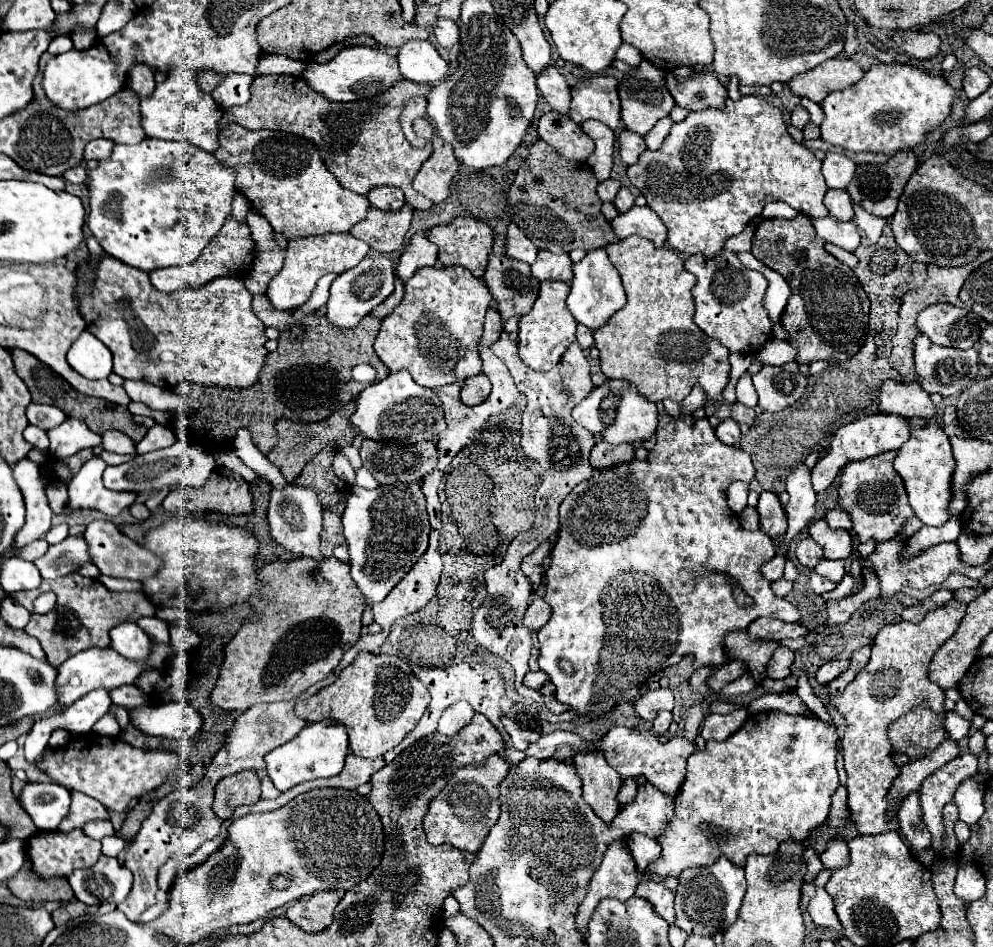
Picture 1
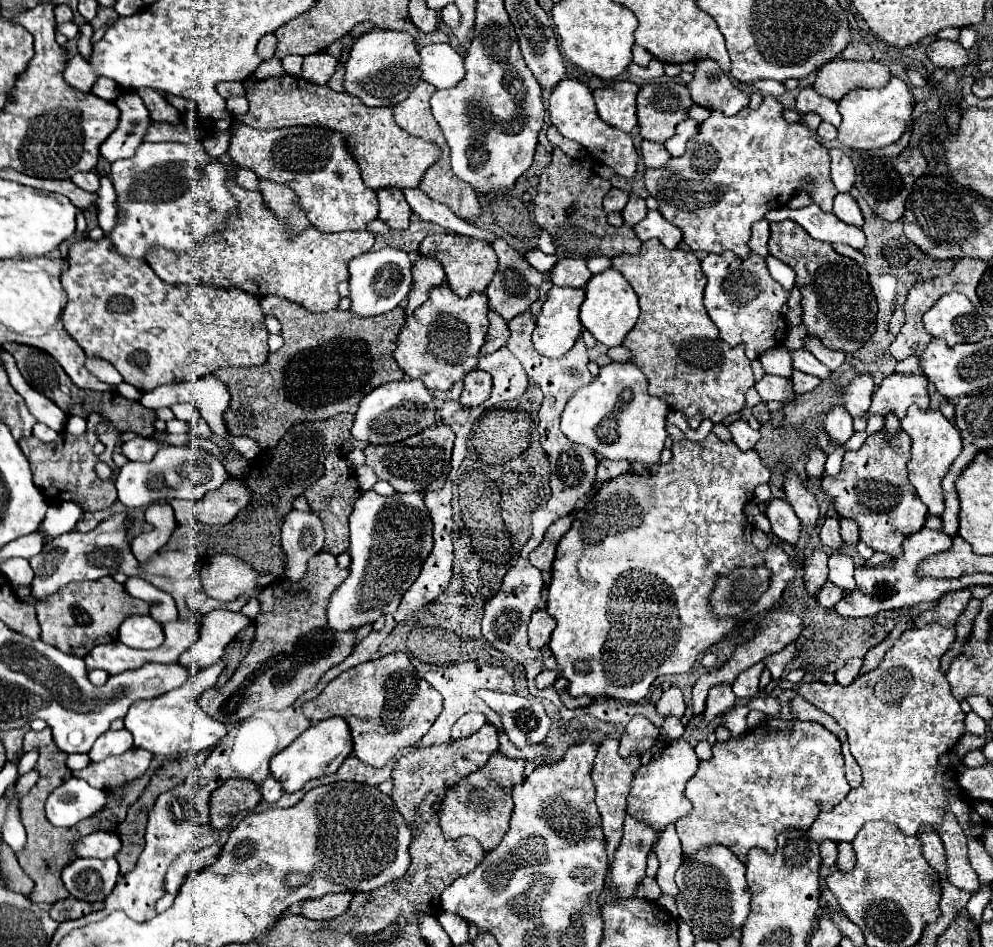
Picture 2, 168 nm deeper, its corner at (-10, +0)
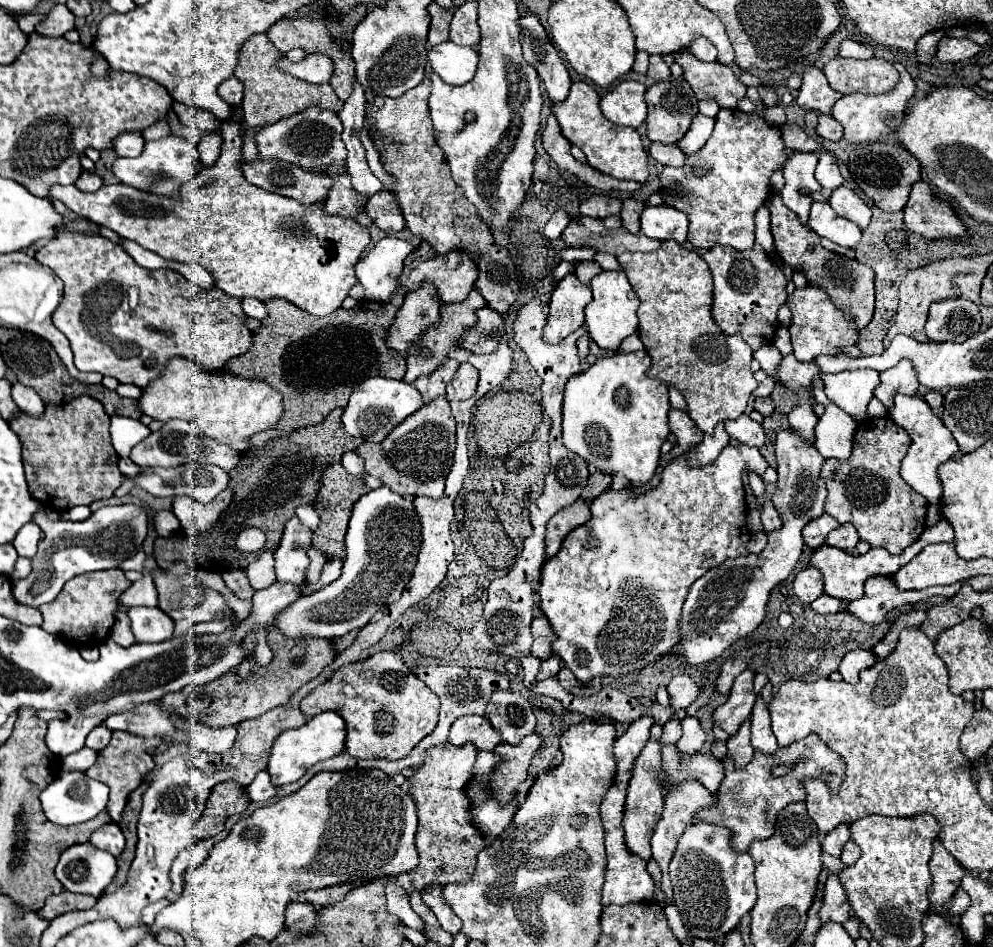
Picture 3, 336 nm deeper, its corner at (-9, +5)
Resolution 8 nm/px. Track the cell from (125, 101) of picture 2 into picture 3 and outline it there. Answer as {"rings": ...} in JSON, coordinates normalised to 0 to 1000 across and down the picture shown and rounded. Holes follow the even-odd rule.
{"rings":[[[130,139],[130,141],[122,141],[116,148],[116,161],[118,165],[140,165],[144,158],[146,148],[142,146],[140,139]]]}

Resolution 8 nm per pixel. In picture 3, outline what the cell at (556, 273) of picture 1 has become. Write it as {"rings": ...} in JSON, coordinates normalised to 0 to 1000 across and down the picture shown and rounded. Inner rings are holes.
{"rings":[[[581,277],[581,283],[579,283],[579,291],[587,298],[587,300],[593,300],[597,291],[601,291],[605,285],[605,281],[601,277]]]}

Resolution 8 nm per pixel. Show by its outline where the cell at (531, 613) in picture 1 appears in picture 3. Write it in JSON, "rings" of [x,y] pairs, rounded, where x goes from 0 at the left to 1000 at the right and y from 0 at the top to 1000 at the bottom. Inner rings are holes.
{"rings":[[[549,650],[537,655],[535,669],[537,669],[535,691],[541,693],[543,697],[551,697],[555,693],[555,678],[559,676],[559,667],[555,665],[555,659],[551,657]]]}

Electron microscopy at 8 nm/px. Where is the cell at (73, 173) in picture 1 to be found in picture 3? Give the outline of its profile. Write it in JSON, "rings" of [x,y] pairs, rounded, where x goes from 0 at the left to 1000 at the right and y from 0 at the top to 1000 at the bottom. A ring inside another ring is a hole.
{"rings":[[[84,182],[80,186],[80,190],[76,192],[76,196],[82,201],[82,203],[98,203],[102,196],[104,196],[104,188],[94,184],[94,182]]]}

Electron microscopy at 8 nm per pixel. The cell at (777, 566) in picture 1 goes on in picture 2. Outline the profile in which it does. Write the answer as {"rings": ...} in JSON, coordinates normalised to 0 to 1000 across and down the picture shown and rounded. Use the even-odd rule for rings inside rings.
{"rings":[[[777,527],[771,537],[771,546],[775,548],[777,563],[788,571],[804,571],[806,550],[792,527]]]}

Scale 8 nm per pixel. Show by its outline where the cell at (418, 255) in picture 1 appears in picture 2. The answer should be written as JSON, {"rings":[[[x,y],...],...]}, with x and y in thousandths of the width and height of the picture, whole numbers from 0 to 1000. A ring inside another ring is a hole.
{"rings":[[[421,271],[415,280],[415,303],[411,309],[409,333],[415,333],[431,316],[431,305],[435,301],[443,301],[445,297],[445,280],[441,280],[437,271]]]}

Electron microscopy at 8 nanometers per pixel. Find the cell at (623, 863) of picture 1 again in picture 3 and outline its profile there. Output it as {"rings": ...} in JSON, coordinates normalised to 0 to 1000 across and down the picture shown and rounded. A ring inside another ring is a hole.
{"rings":[[[654,781],[650,786],[650,790],[646,792],[644,800],[639,803],[637,809],[637,819],[633,824],[633,832],[631,832],[631,849],[629,849],[629,862],[627,862],[627,874],[629,874],[629,889],[631,895],[646,904],[648,908],[656,908],[656,883],[658,876],[662,872],[662,868],[666,866],[666,857],[668,857],[668,828],[666,828],[666,790],[668,786],[664,781]]]}

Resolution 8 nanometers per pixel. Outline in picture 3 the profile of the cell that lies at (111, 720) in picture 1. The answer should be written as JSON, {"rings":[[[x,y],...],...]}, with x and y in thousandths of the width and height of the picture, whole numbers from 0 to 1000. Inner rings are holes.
{"rings":[[[101,766],[94,770],[87,779],[86,788],[102,793],[109,787],[113,772]]]}

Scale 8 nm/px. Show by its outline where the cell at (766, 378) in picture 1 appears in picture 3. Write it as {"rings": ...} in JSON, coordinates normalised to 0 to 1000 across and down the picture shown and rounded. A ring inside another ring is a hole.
{"rings":[[[764,391],[758,397],[764,403],[764,408],[758,412],[758,418],[774,418],[778,414],[778,410],[780,410],[780,401],[776,397],[772,397],[770,391]]]}

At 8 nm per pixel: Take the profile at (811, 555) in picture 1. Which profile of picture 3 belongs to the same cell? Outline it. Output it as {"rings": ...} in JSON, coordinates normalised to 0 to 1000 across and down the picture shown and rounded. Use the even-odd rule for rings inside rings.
{"rings":[[[811,600],[803,606],[799,615],[799,625],[809,638],[817,638],[821,631],[829,627],[829,608],[827,604],[821,604],[821,600]]]}

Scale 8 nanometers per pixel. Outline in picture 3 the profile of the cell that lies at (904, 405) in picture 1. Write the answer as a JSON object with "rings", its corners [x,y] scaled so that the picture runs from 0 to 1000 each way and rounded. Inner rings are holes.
{"rings":[[[905,380],[903,386],[887,393],[887,405],[881,410],[881,418],[893,429],[899,429],[899,418],[905,416],[913,416],[913,418],[921,418],[925,410],[923,403],[923,395],[919,391],[919,384],[915,384],[915,380]]]}

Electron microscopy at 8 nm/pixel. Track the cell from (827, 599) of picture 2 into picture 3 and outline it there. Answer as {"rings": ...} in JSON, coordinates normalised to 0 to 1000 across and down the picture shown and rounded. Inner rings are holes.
{"rings":[[[829,627],[829,629],[825,629],[823,634],[817,636],[817,642],[821,646],[825,646],[825,648],[837,648],[837,646],[847,646],[849,644],[849,636],[841,634],[841,631],[833,629],[833,627]]]}

